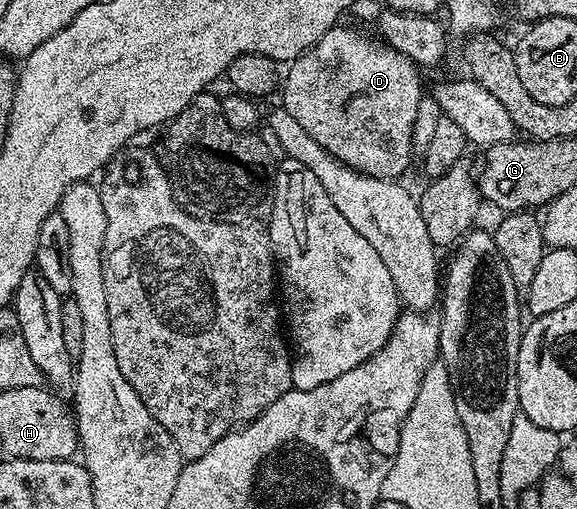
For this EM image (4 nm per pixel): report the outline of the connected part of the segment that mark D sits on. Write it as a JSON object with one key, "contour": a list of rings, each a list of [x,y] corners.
{"contour":[[[337,24],[329,32],[325,32],[325,36],[321,36],[321,40],[317,40],[317,44],[313,44],[300,58],[295,59],[286,67],[287,74],[285,70],[285,77],[281,82],[281,94],[283,90],[282,109],[287,110],[289,116],[297,119],[297,124],[301,124],[301,128],[305,128],[305,132],[309,132],[309,136],[313,136],[313,140],[317,140],[322,148],[327,149],[332,156],[345,163],[349,168],[359,170],[371,177],[402,179],[402,174],[406,172],[411,158],[413,159],[411,137],[413,136],[413,120],[417,120],[417,104],[425,97],[425,90],[419,83],[420,67],[416,66],[413,60],[409,60],[409,56],[401,56],[401,52],[397,52],[386,42],[376,40],[374,37],[372,37],[373,39],[366,38],[361,31],[350,30],[349,27],[343,25]]]}

